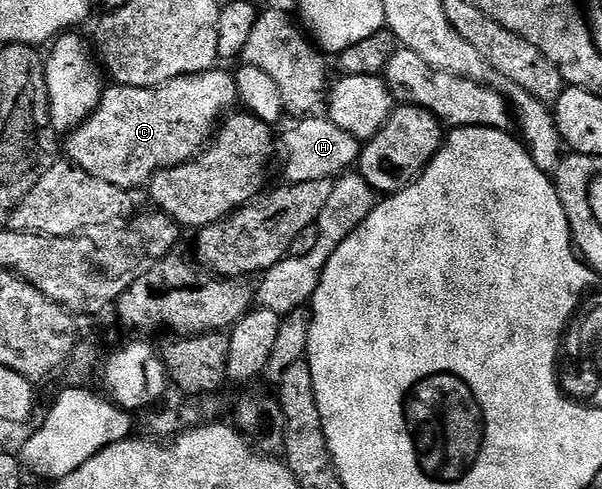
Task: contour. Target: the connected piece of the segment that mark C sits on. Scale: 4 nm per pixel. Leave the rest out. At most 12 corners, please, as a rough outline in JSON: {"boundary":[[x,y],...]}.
{"boundary":[[214,68],[110,85],[68,161],[133,192],[197,157],[239,102]]}

